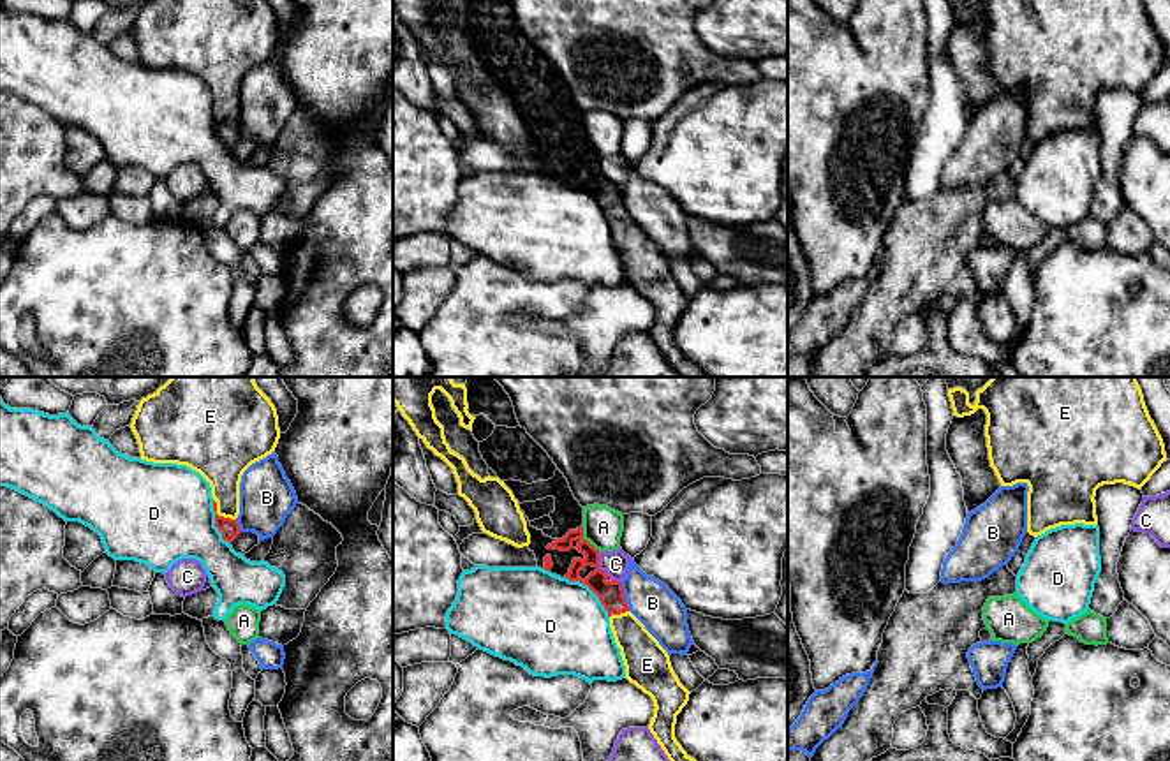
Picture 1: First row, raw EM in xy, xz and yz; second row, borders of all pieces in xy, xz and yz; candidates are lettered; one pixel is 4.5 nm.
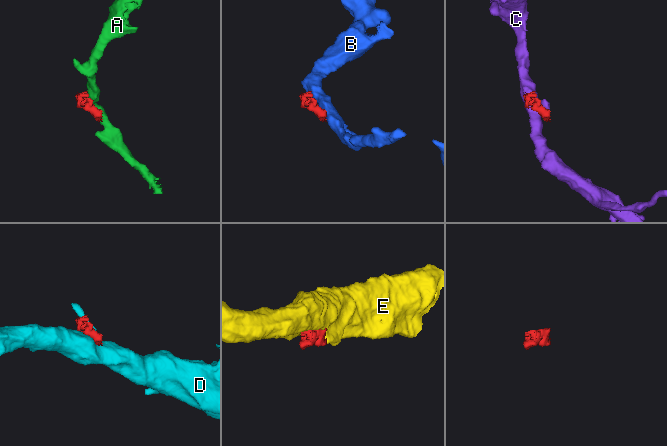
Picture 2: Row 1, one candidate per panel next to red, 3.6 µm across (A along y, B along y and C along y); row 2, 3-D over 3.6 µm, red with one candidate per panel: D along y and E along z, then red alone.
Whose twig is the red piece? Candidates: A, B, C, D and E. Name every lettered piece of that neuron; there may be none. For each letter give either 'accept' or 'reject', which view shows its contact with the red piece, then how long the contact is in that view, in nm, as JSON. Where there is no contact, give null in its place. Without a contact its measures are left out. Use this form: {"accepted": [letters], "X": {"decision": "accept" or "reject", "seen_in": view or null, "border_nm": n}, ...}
{"accepted": ["E"], "A": {"decision": "reject", "seen_in": "xz", "border_nm": 140}, "B": {"decision": "reject", "seen_in": "xz", "border_nm": 140}, "C": {"decision": "reject", "seen_in": "xz", "border_nm": 170}, "D": {"decision": "reject", "seen_in": "xz", "border_nm": 280}, "E": {"decision": "accept", "seen_in": "xy", "border_nm": 140}}

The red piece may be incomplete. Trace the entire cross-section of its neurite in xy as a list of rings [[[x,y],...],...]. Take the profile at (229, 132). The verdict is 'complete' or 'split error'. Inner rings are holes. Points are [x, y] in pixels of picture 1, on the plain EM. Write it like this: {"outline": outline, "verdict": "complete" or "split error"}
{"outline": [[[148,0],[130,33],[141,65],[187,70],[210,88],[215,132],[233,148],[241,139],[241,81],[271,60],[280,44],[271,5],[266,0]]], "verdict": "split error"}

